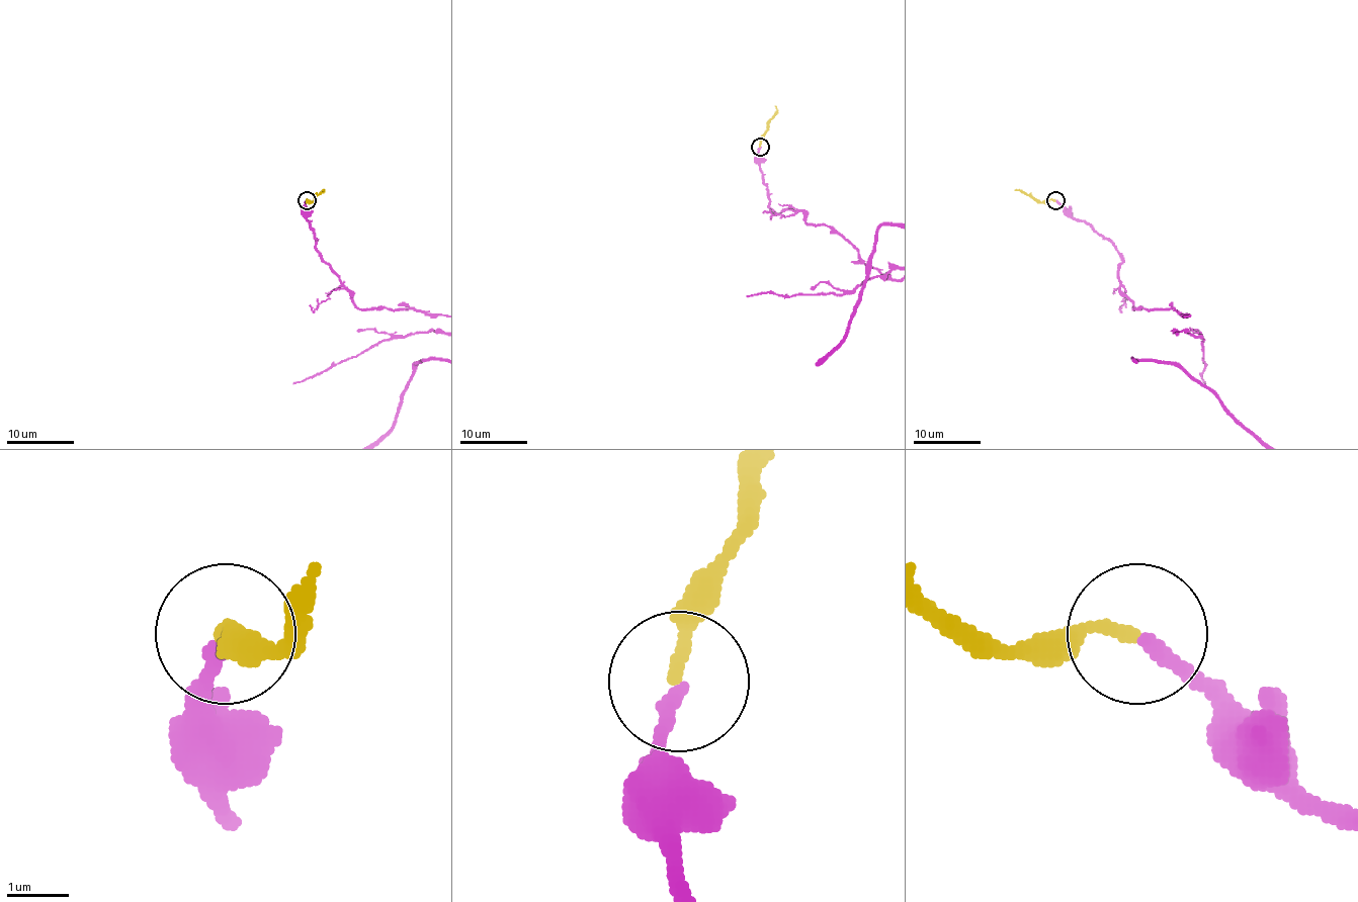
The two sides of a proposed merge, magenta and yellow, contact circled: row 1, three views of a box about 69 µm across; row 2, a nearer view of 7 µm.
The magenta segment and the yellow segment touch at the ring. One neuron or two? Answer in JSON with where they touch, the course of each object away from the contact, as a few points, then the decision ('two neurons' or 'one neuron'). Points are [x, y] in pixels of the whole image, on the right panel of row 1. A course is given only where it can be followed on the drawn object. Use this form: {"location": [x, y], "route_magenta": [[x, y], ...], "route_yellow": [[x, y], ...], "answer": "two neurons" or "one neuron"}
{"location": [1055, 200], "route_yellow": [[1054, 199], [1033, 199], [1014, 189]], "answer": "two neurons"}

